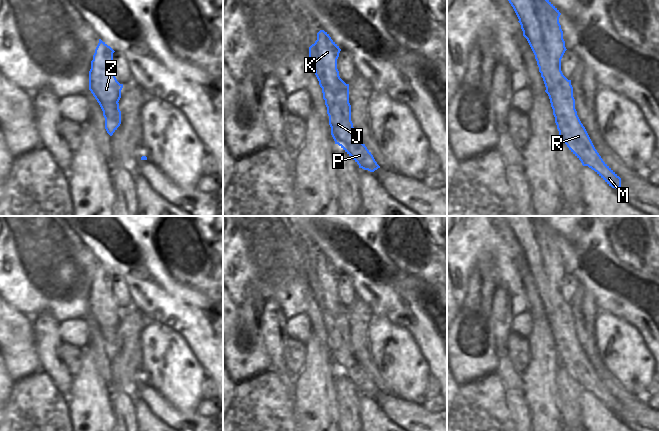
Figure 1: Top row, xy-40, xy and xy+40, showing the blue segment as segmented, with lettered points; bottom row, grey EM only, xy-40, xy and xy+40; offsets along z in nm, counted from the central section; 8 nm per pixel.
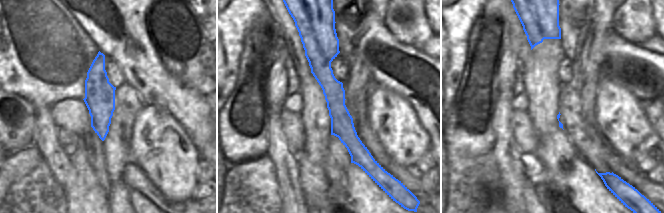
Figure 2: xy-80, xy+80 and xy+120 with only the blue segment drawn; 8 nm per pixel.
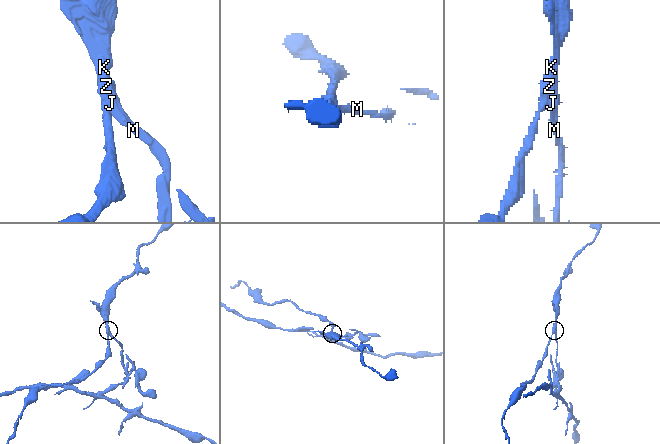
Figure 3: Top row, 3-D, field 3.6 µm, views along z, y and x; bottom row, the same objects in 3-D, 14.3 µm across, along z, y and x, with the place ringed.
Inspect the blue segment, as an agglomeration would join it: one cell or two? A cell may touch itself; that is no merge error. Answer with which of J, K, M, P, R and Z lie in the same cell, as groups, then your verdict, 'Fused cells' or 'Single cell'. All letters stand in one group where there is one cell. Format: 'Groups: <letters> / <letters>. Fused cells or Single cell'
Groups: J M P R / K Z. Fused cells

